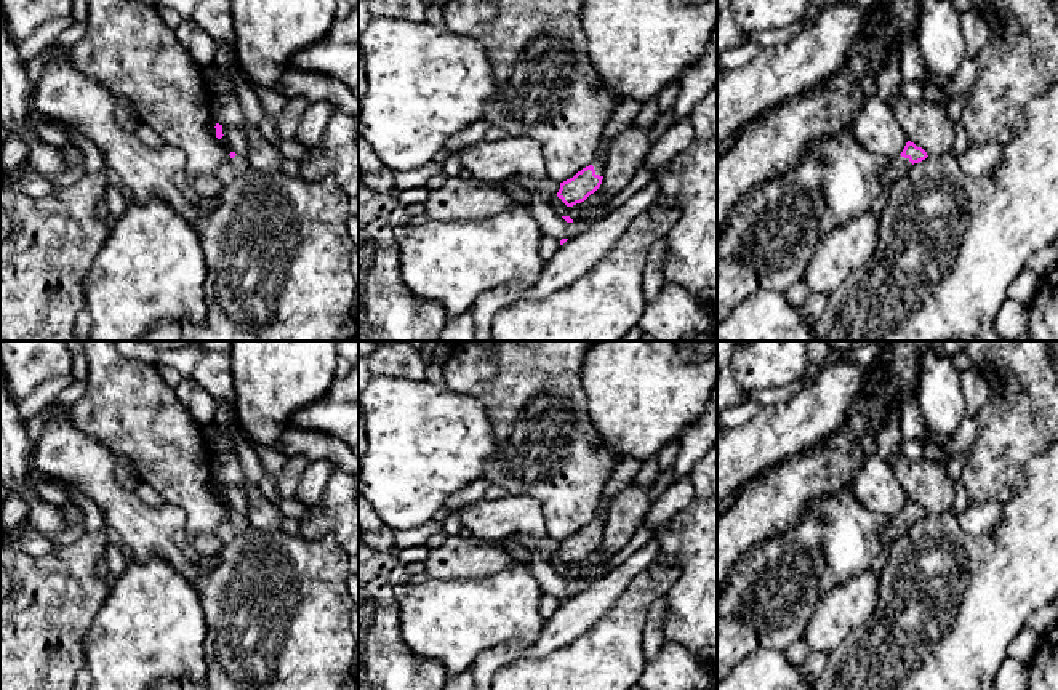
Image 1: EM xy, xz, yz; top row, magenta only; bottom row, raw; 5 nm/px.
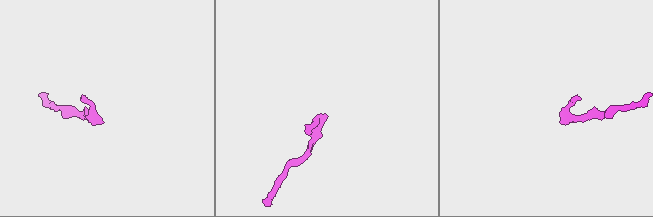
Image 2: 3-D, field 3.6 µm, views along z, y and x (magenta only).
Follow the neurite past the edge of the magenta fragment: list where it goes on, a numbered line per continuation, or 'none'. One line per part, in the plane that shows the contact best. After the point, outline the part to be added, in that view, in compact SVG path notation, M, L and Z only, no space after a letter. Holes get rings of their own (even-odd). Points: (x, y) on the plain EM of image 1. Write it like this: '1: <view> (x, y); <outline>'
1: xz (599, 525); M611 499L613 501L613 499ZM610 501L610 503L611 503ZM608 503L608 507L610 507L610 503ZM607 507L607 512L608 512L608 507ZM605 512L605 517L603 519L594 519L591 524L594 525L594 528L595 528L595 533L599 533L599 535L603 535L603 532L605 532L605 524L607 524L607 512Z

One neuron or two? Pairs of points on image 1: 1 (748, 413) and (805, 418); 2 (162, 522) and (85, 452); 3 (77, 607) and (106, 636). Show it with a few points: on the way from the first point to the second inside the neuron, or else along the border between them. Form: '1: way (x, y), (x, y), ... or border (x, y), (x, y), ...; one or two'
1: border (764, 407), (748, 421), (733, 428); two
2: way (140, 521), (95, 474); one
3: border (109, 589), (84, 636), (84, 658); two

